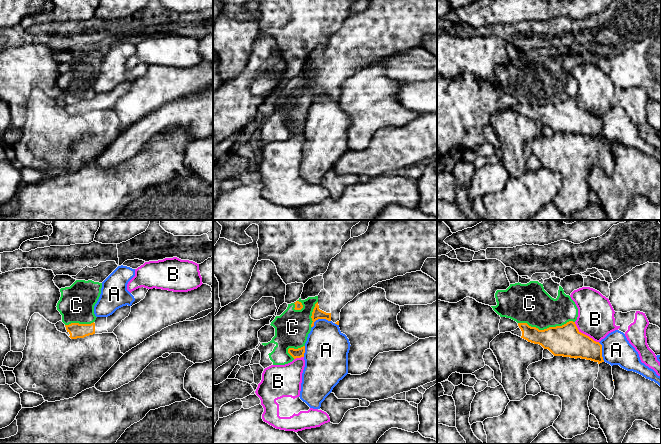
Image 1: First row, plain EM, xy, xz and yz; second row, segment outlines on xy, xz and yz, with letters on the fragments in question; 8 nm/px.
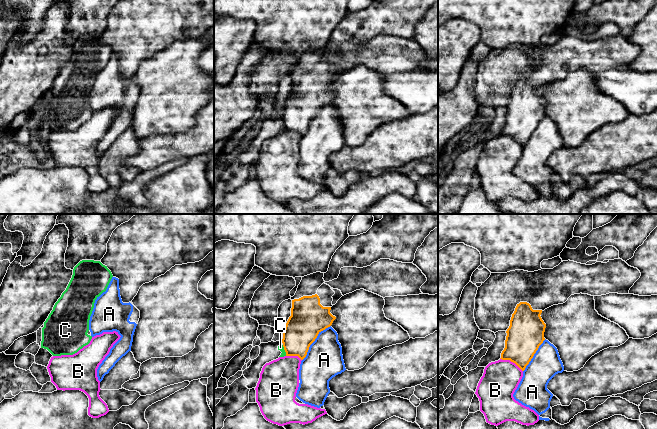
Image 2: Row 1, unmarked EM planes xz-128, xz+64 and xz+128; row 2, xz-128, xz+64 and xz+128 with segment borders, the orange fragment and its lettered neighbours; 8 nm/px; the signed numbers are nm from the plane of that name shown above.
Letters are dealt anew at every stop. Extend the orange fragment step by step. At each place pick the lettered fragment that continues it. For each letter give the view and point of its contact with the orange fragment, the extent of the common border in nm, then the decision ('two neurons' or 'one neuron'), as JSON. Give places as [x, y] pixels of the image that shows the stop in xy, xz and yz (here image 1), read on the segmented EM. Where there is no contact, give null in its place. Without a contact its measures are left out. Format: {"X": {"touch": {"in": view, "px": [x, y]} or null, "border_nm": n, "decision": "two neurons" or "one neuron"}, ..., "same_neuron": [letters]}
{"A": {"touch": {"in": "xz", "px": [319, 318]}, "border_nm": 160, "decision": "two neurons"}, "B": {"touch": {"in": "yz", "px": [584, 334]}, "border_nm": 260, "decision": "two neurons"}, "C": {"touch": {"in": "yz", "px": [547, 328]}, "border_nm": 460, "decision": "two neurons"}, "same_neuron": []}

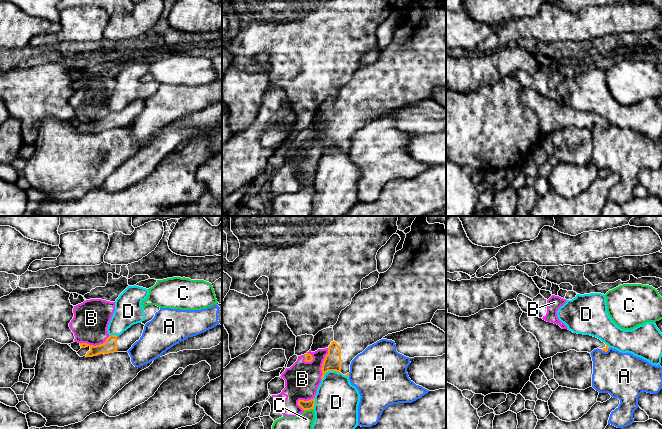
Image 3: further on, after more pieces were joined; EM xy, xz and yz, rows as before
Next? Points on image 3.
{"A": {"touch": {"in": "yz", "px": [604, 350]}, "border_nm": 80, "decision": "two neurons"}, "B": {"touch": {"in": "xy", "px": [96, 345]}, "border_nm": 260, "decision": "two neurons"}, "C": {"touch": {"in": "xz", "px": [308, 409]}, "border_nm": 80, "decision": "two neurons"}, "D": {"touch": {"in": "xz", "px": [329, 370]}, "border_nm": 160, "decision": "two neurons"}, "same_neuron": []}

